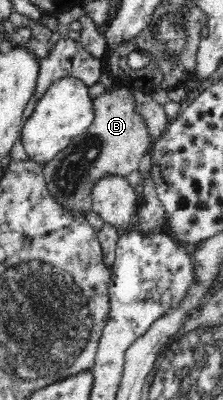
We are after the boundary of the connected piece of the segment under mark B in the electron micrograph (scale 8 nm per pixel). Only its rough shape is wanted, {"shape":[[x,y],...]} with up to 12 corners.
{"shape":[[127,88],[92,100],[86,133],[43,165],[61,210],[138,169],[154,139]]}

